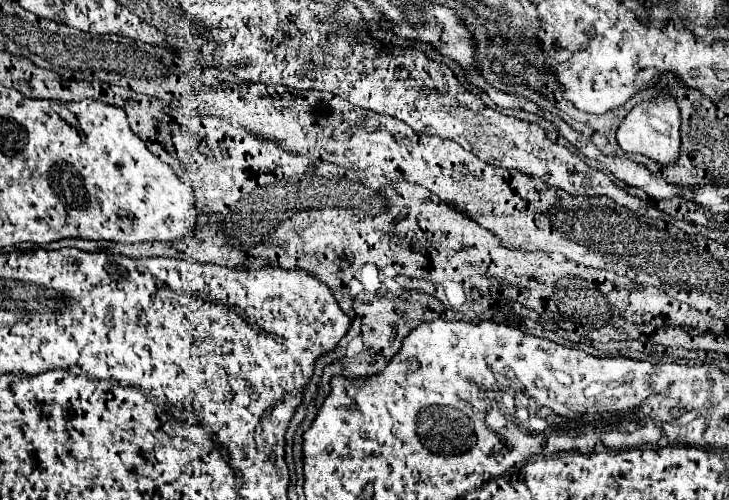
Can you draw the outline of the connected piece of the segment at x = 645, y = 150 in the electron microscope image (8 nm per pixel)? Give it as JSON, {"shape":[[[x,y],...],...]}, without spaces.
{"shape":[[[659,96],[653,102],[647,104],[637,104],[623,124],[617,130],[617,144],[625,152],[635,152],[643,154],[663,166],[673,166],[679,160],[679,150],[681,150],[681,138],[679,138],[679,108],[673,98],[669,96]]]}

